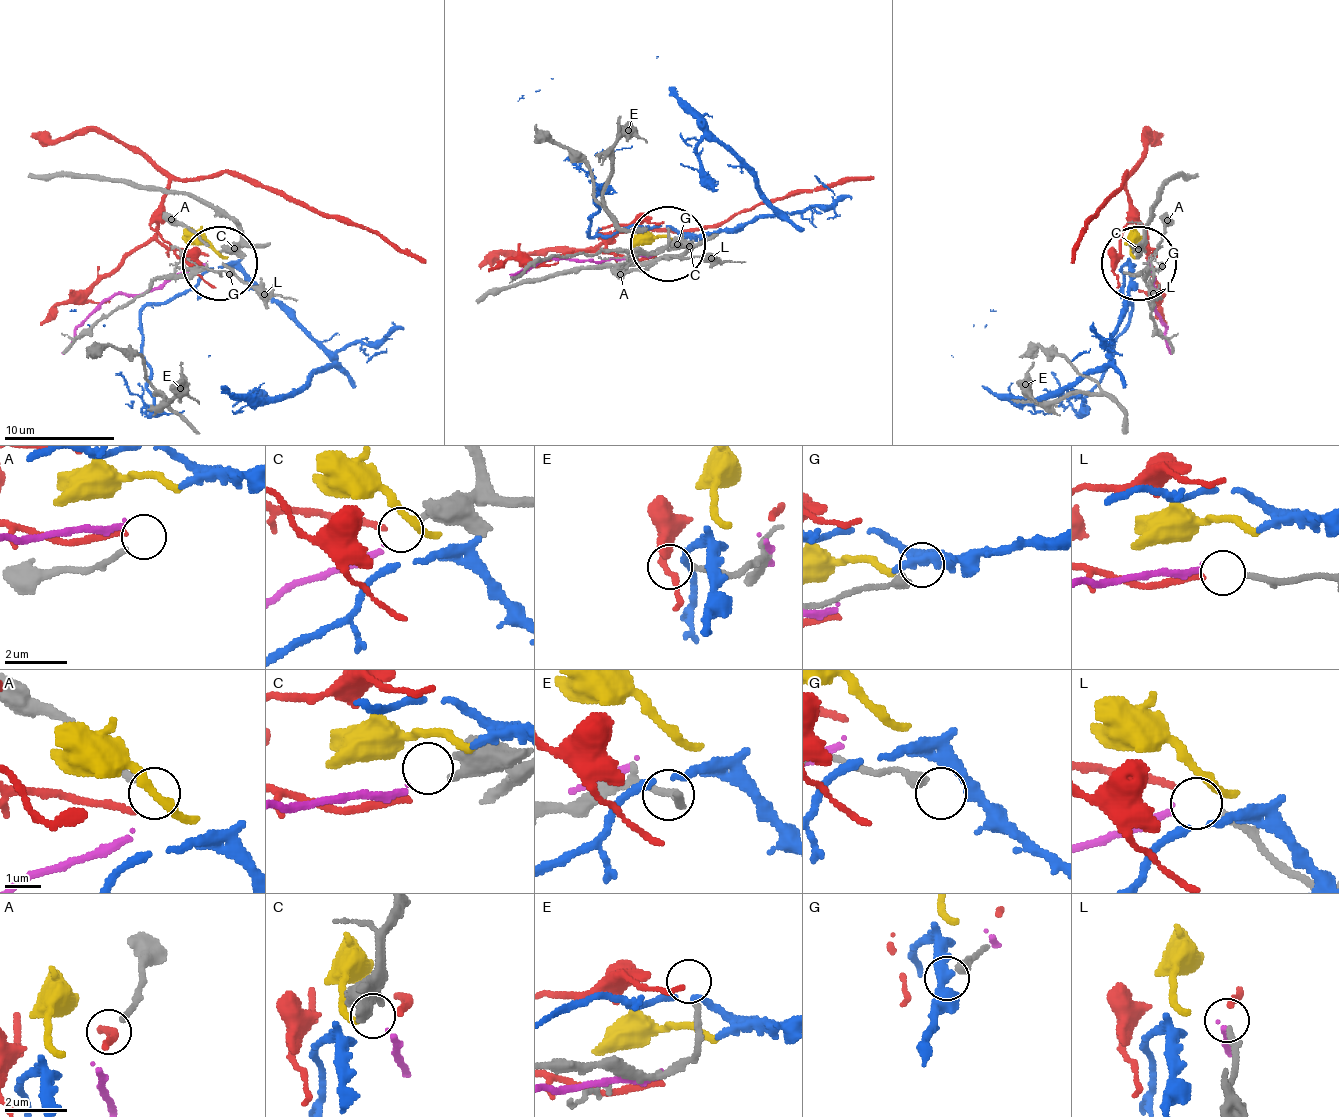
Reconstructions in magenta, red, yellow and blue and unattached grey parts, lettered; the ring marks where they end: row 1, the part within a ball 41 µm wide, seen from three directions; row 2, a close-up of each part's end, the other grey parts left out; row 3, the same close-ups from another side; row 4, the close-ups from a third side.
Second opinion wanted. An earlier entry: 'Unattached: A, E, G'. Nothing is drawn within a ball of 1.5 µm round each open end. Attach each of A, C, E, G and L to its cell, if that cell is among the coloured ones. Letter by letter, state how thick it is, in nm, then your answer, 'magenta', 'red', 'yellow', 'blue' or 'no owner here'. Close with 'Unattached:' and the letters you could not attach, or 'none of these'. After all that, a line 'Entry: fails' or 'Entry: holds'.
A: calibre 170 nm; no owner here
C: calibre 400 nm; magenta
E: calibre 190 nm; no owner here
G: calibre 300 nm; no owner here
L: calibre 200 nm; red
Unattached: A, E, G
Entry: holds

